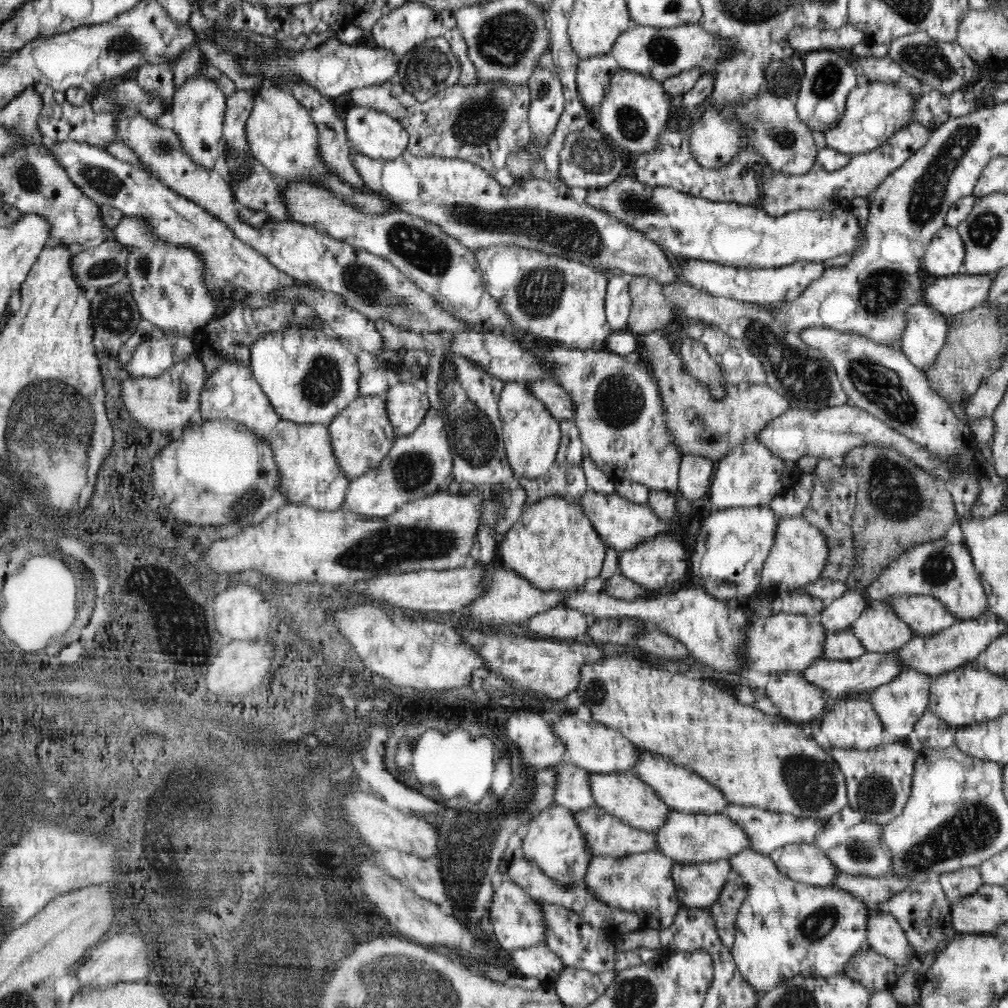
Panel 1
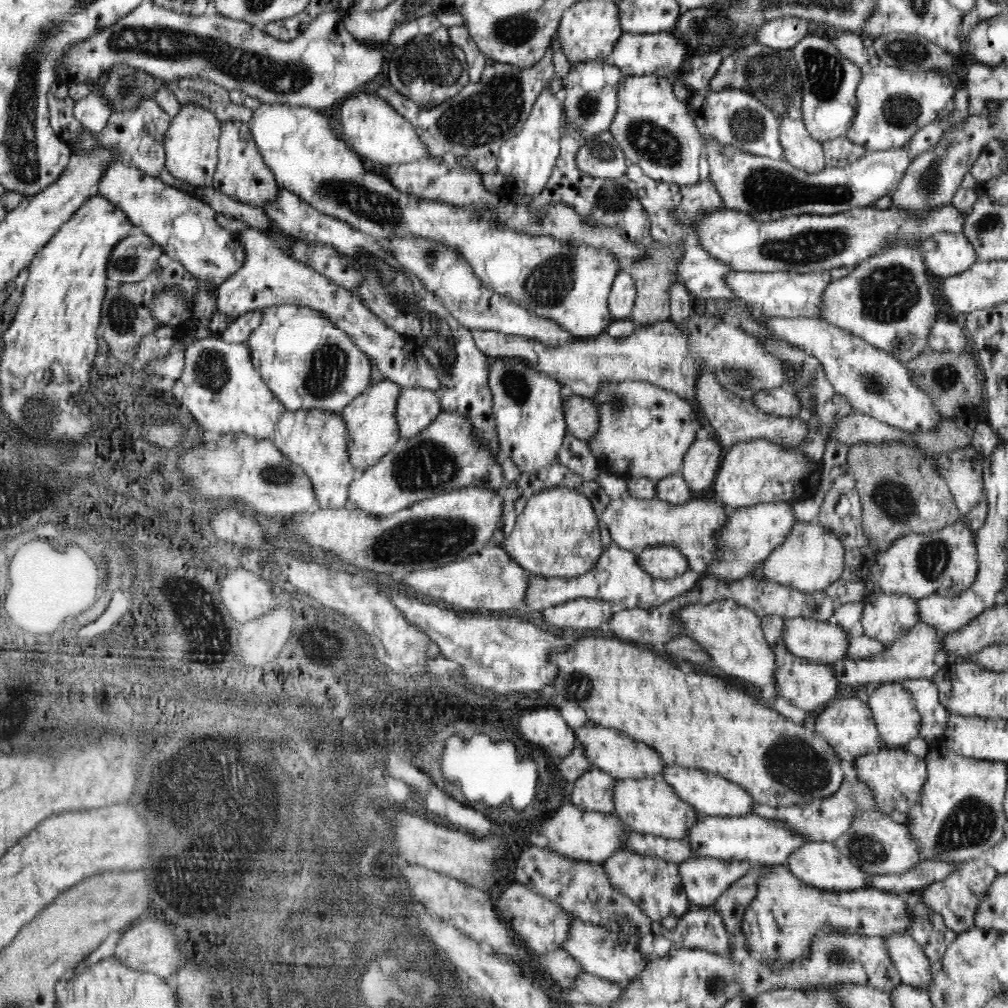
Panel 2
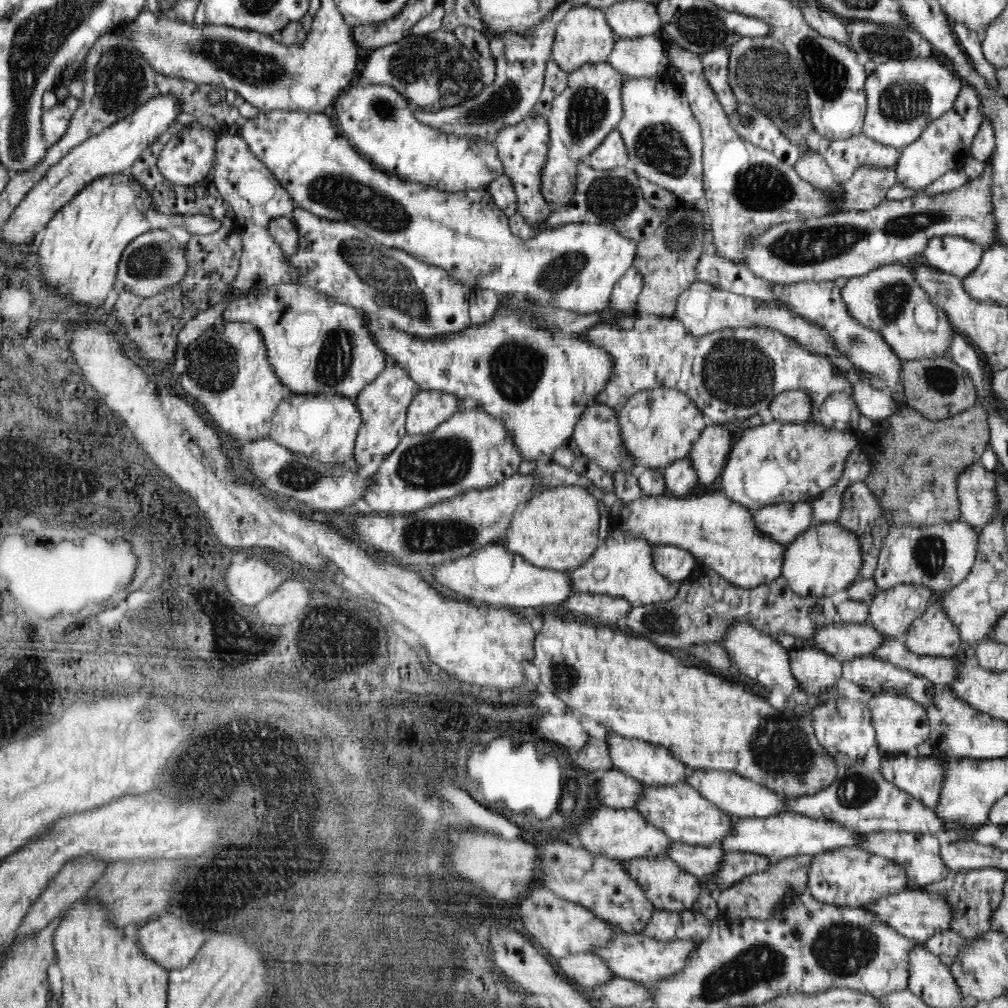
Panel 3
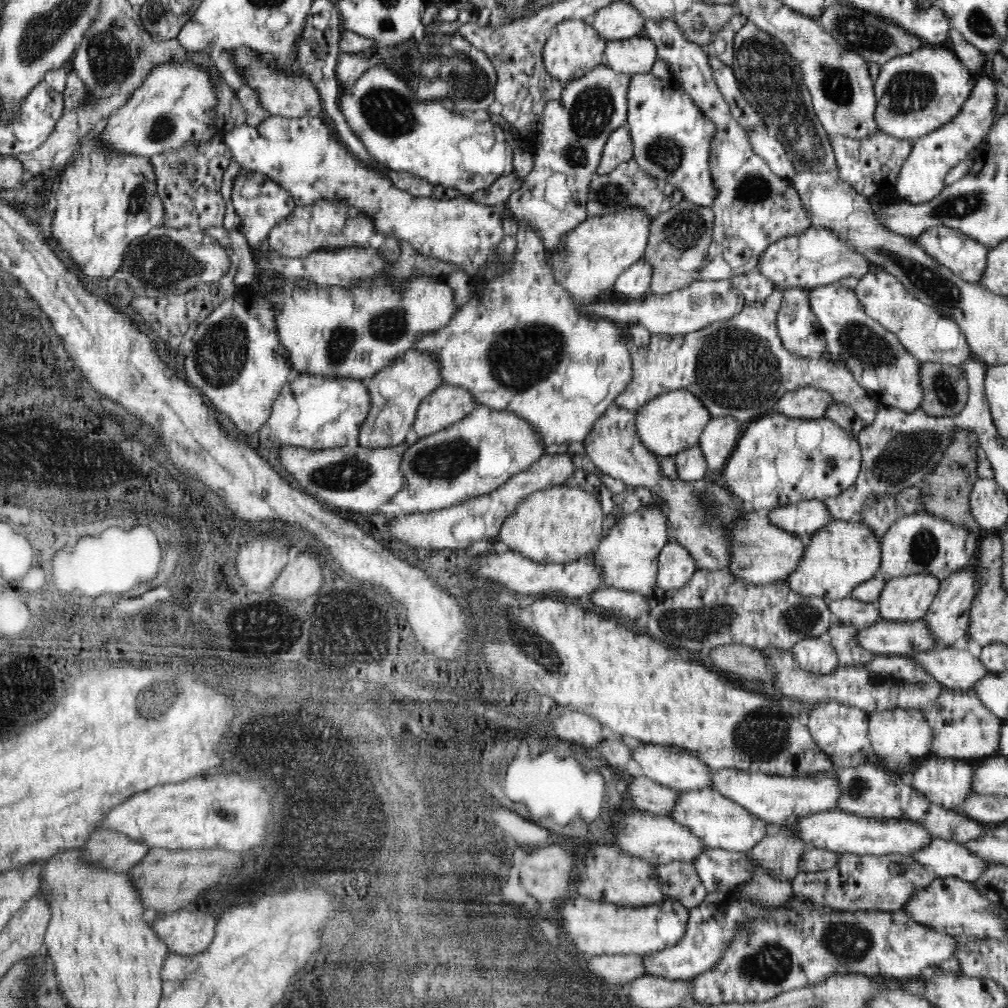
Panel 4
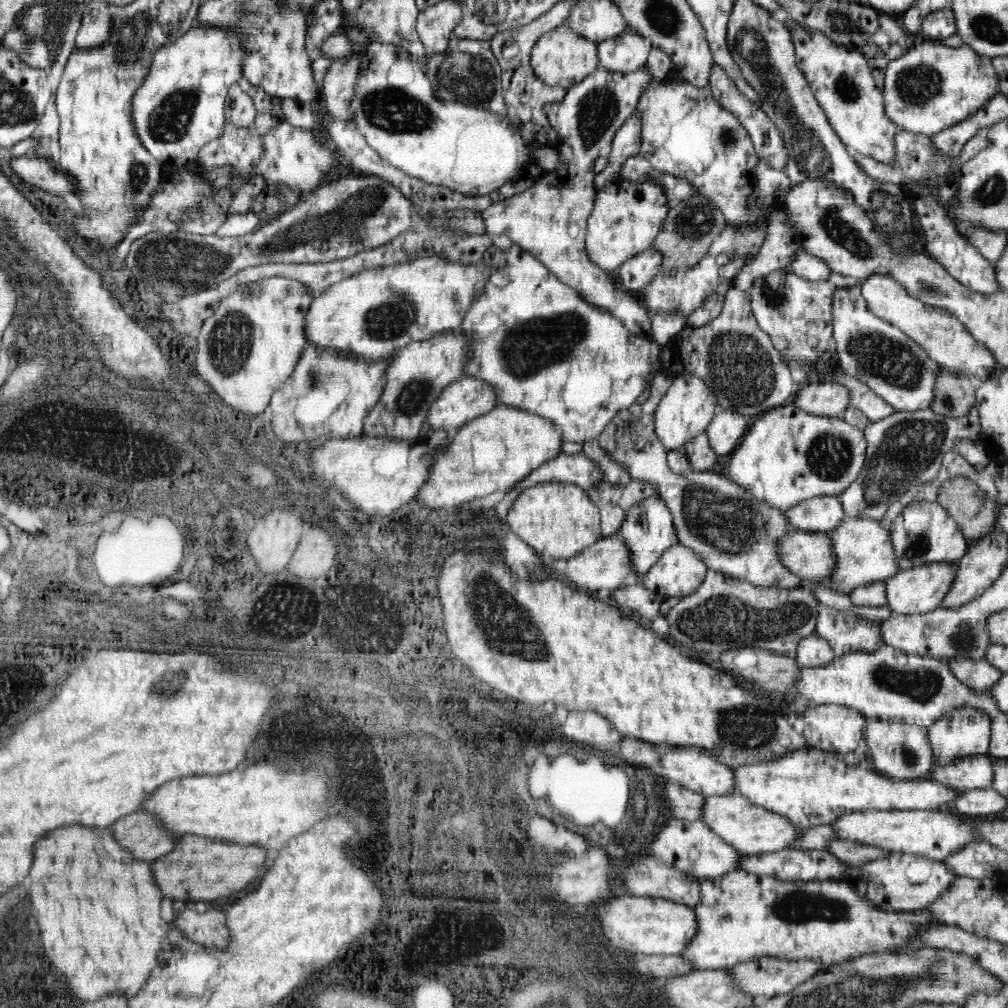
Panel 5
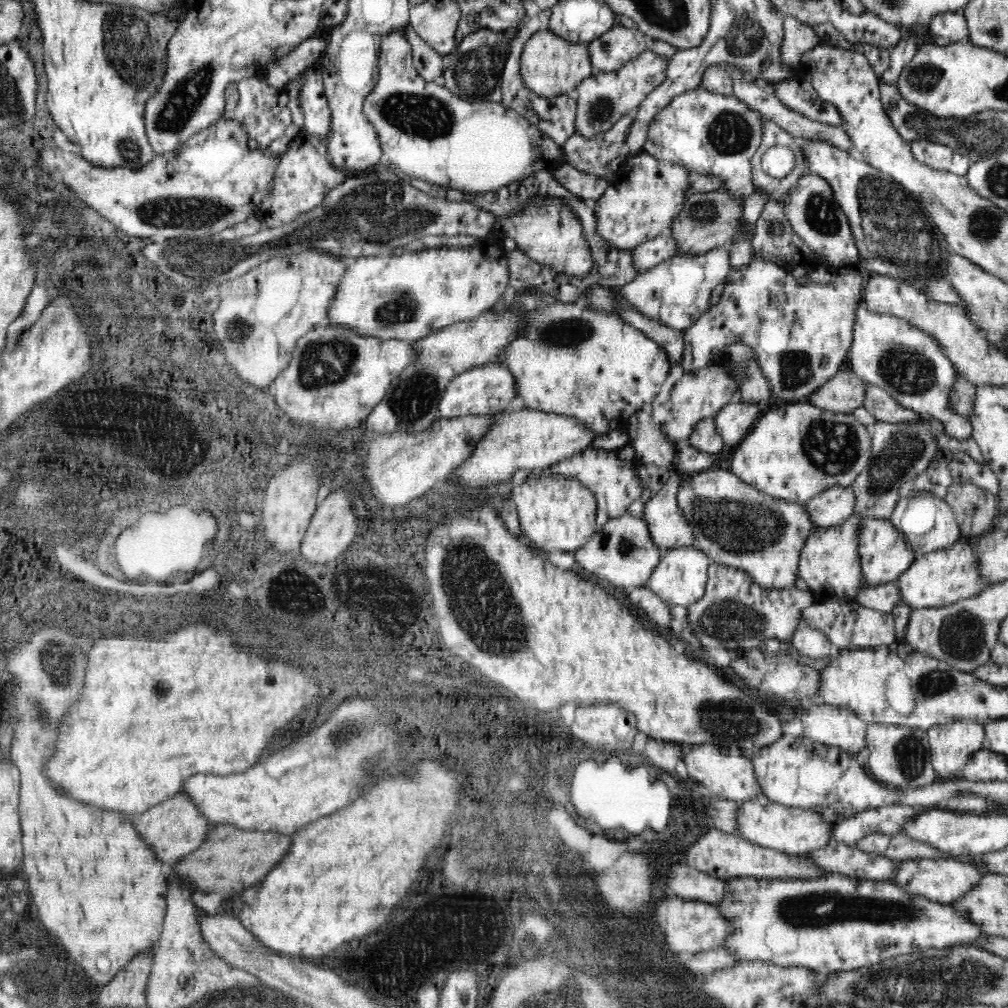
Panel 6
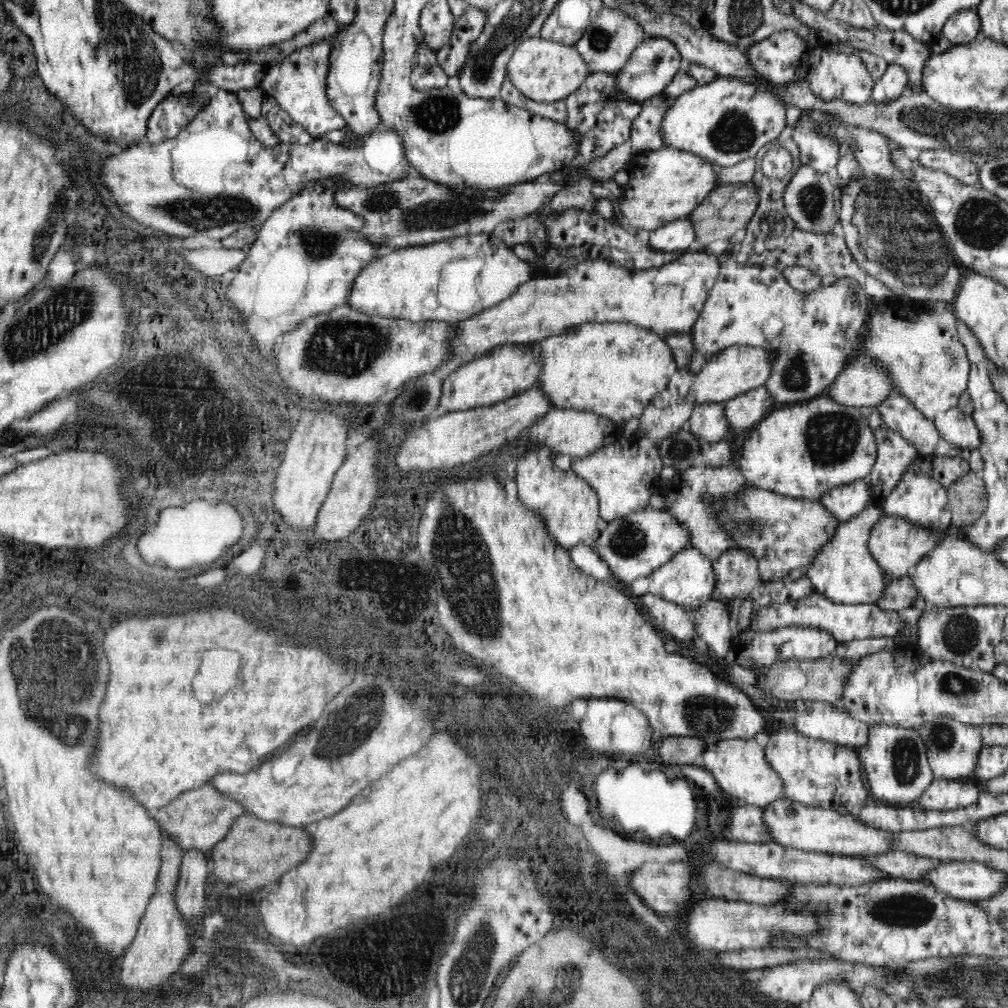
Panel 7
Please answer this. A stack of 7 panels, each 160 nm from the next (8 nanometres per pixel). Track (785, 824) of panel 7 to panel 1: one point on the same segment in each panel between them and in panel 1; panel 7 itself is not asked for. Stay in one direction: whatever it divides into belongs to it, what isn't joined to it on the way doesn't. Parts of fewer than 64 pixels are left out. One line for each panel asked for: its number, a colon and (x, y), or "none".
1: (622, 795)
2: (646, 805)
3: (678, 810)
4: (715, 820)
5: (752, 830)
6: (795, 832)

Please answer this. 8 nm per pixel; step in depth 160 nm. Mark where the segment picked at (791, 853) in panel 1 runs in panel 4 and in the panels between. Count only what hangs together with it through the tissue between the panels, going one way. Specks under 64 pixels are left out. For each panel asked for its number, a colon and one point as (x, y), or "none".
2: (820, 865)
3: (849, 877)
4: (856, 882)

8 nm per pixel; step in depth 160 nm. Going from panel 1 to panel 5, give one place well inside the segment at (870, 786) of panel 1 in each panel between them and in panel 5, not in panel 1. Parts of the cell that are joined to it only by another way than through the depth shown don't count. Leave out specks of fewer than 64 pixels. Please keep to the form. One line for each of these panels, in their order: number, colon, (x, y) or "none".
2: (895, 775)
3: (921, 778)
4: (946, 782)
5: (967, 773)

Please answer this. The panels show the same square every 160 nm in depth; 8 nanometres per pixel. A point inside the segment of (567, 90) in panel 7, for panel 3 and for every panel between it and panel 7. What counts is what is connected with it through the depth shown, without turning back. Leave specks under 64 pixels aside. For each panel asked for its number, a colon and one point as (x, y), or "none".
3: (583, 37)
4: (573, 47)
5: (561, 57)
6: (549, 65)

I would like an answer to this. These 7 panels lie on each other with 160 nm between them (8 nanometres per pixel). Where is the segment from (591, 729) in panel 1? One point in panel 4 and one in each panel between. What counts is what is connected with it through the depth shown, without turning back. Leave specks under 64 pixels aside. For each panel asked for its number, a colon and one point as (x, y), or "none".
2: (621, 757)
3: (651, 764)
4: (675, 767)

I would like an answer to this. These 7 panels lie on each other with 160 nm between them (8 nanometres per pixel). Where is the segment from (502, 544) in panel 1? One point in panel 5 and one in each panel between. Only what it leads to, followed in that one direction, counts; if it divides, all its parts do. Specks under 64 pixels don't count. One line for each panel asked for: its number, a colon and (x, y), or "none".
2: (556, 535)
3: (558, 528)
4: (564, 523)
5: (558, 520)

